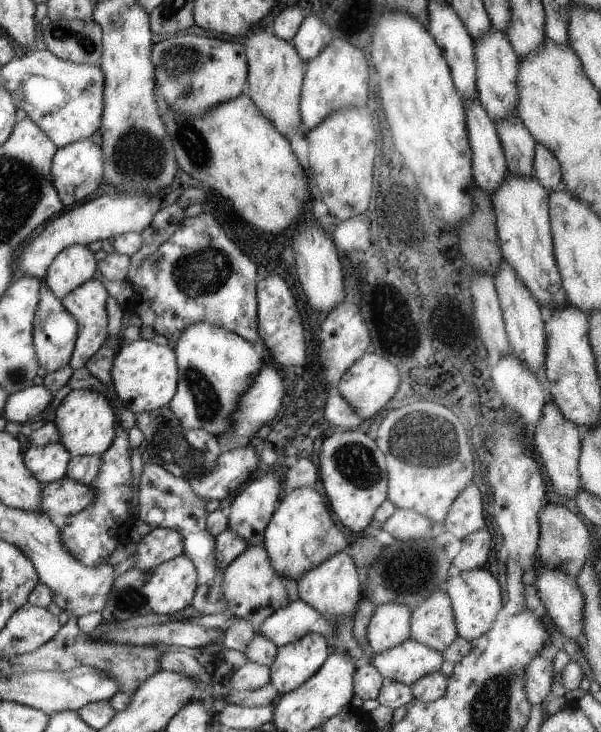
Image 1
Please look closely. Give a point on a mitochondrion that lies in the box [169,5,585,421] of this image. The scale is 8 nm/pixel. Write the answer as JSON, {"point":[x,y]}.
{"point":[194,145]}

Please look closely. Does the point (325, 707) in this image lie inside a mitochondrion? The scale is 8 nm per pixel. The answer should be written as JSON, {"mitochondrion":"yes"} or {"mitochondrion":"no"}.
{"mitochondrion":"no"}

